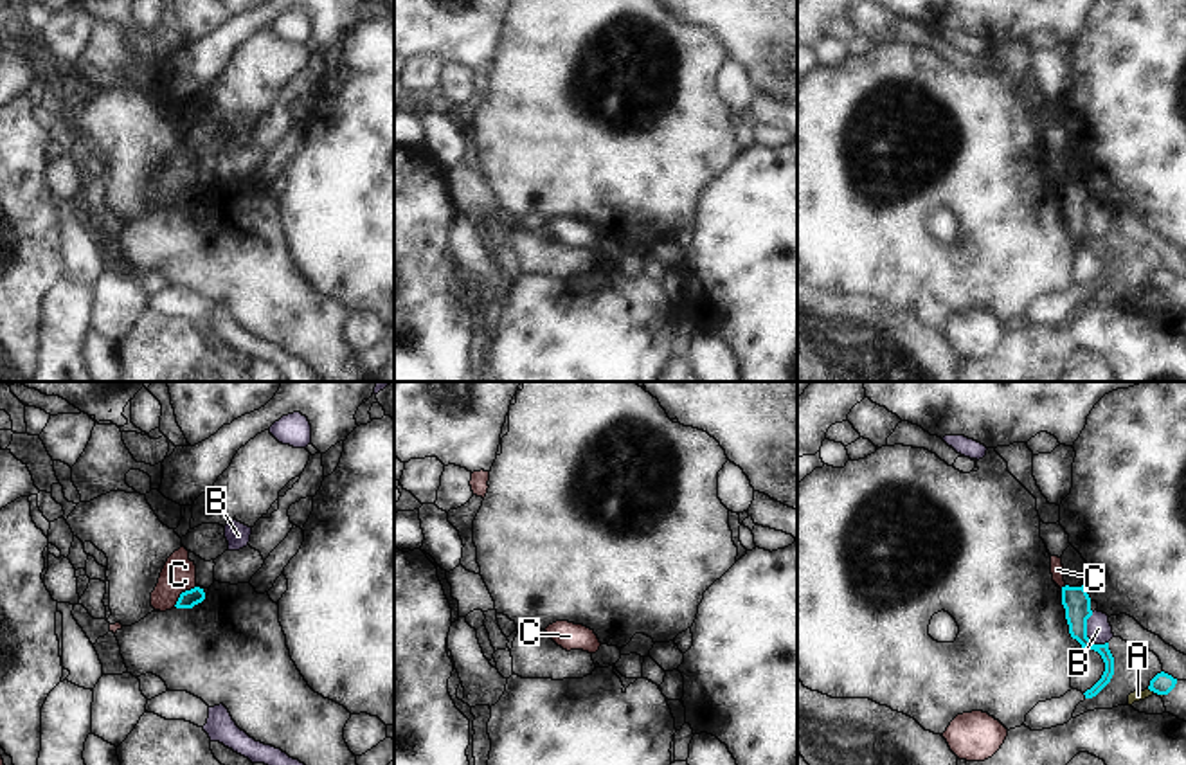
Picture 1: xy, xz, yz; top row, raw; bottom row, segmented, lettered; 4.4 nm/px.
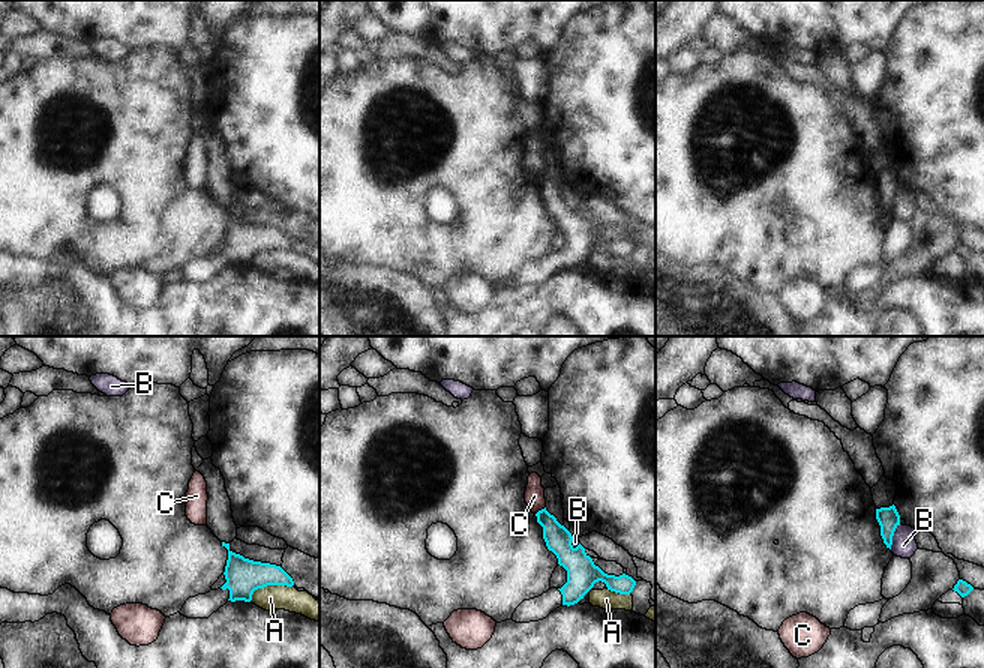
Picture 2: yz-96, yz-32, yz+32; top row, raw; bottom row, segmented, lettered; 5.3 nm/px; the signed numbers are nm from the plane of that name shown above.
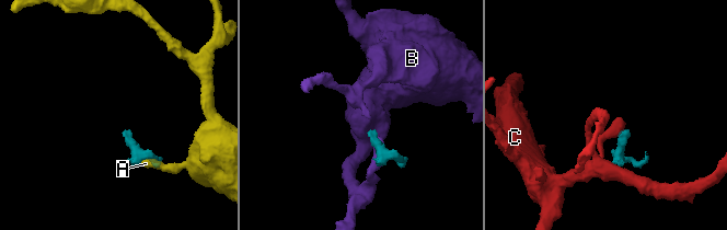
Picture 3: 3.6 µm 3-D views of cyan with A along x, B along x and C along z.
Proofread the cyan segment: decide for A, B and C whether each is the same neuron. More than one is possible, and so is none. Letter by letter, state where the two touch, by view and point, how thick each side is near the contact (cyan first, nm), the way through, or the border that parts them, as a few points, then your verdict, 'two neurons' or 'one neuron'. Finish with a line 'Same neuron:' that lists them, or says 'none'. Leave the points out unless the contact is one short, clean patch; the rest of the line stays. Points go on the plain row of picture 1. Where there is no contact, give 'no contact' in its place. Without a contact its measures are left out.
A: meets cyan in yz at (1156, 288); 90 nm thick on the cyan side, 50 nm on the other; border along yz (1149, 285), (1163, 292); two neurons
B: meets cyan in yz at (1086, 229); 120 nm thick on the cyan side, 110 nm on the other; border along yz (1091, 209), (1087, 233), (1095, 240), (1104, 242); two neurons
C: meets cyan in xy at (182, 189); 80 nm thick on the cyan side, 160 nm on the other; border along xy (197, 182), (184, 188), (173, 202); two neurons
Same neuron: none

